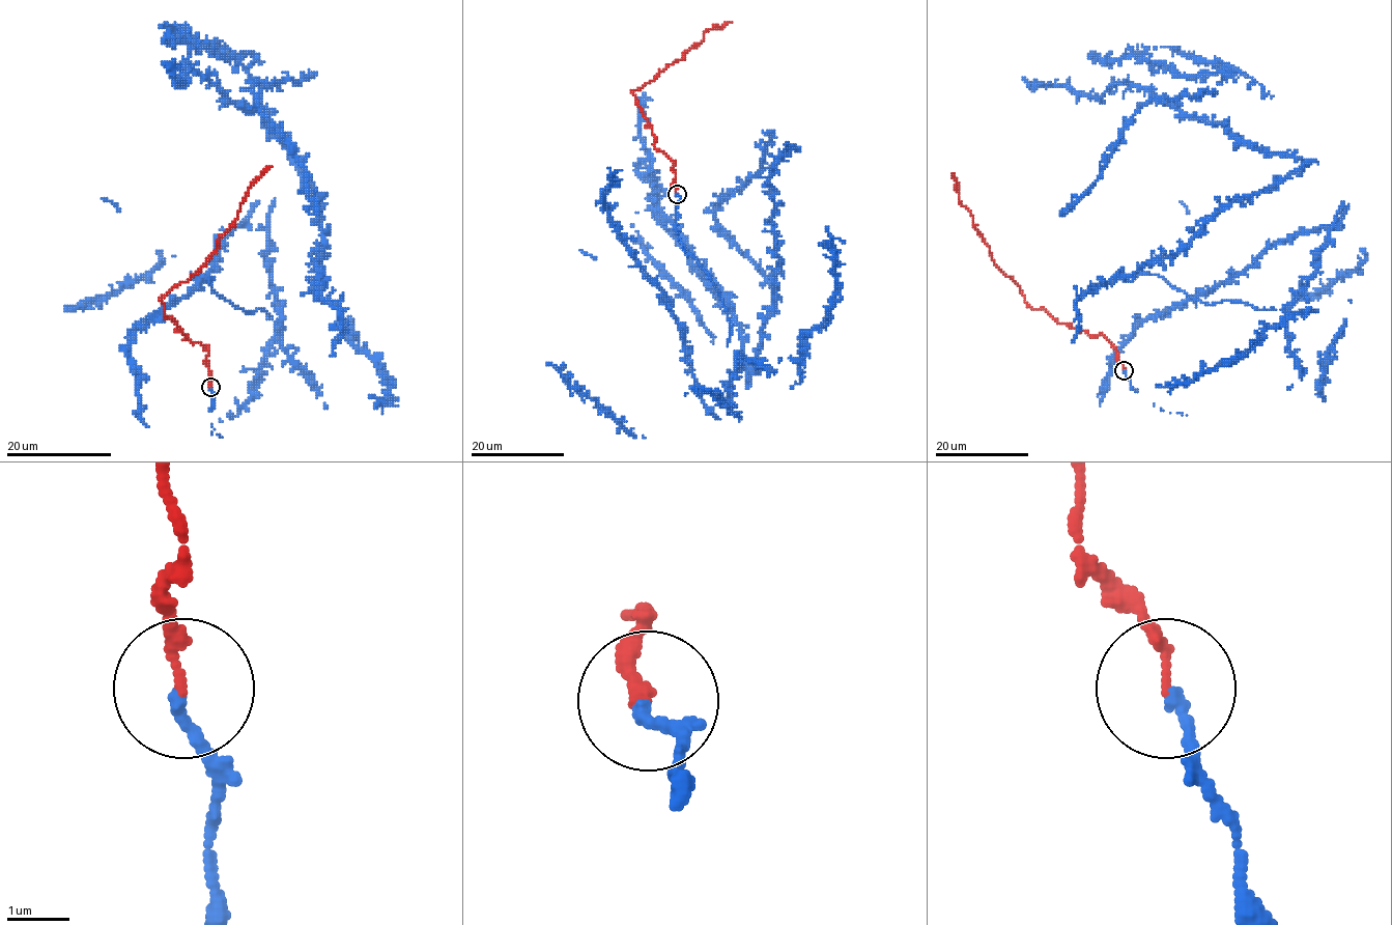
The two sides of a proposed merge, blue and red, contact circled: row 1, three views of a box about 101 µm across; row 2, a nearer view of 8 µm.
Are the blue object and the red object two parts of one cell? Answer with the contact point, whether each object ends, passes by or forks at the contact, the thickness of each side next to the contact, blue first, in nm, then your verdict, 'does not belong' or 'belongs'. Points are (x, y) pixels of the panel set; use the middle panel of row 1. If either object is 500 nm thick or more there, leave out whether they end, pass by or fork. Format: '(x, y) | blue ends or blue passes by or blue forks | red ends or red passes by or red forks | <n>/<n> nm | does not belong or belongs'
(677, 194) | blue ends | red ends | 190/140 nm | belongs

